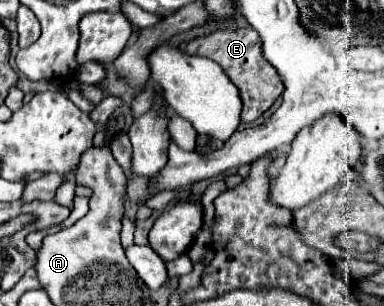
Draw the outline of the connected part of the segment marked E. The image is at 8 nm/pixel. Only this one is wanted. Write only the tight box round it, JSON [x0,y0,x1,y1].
[180,27,284,123]

